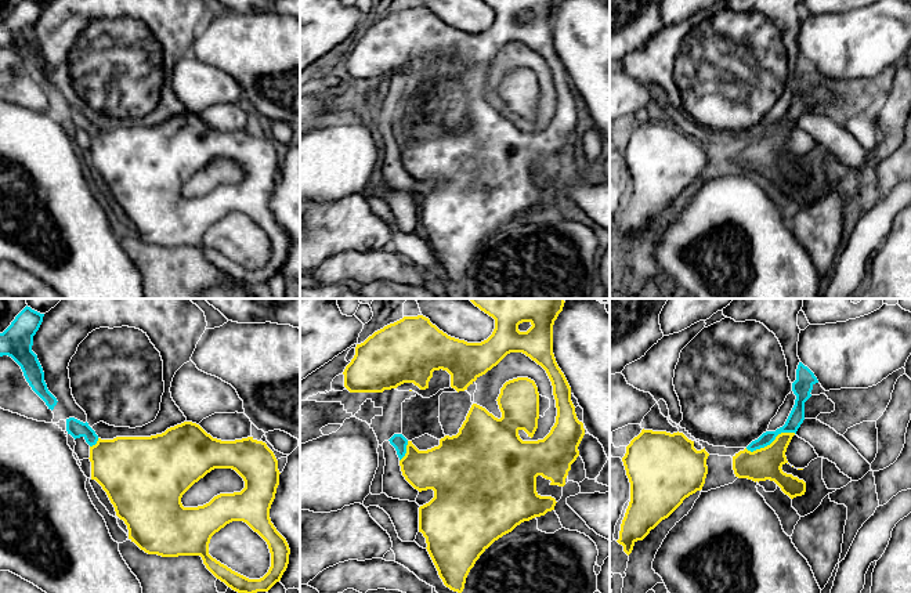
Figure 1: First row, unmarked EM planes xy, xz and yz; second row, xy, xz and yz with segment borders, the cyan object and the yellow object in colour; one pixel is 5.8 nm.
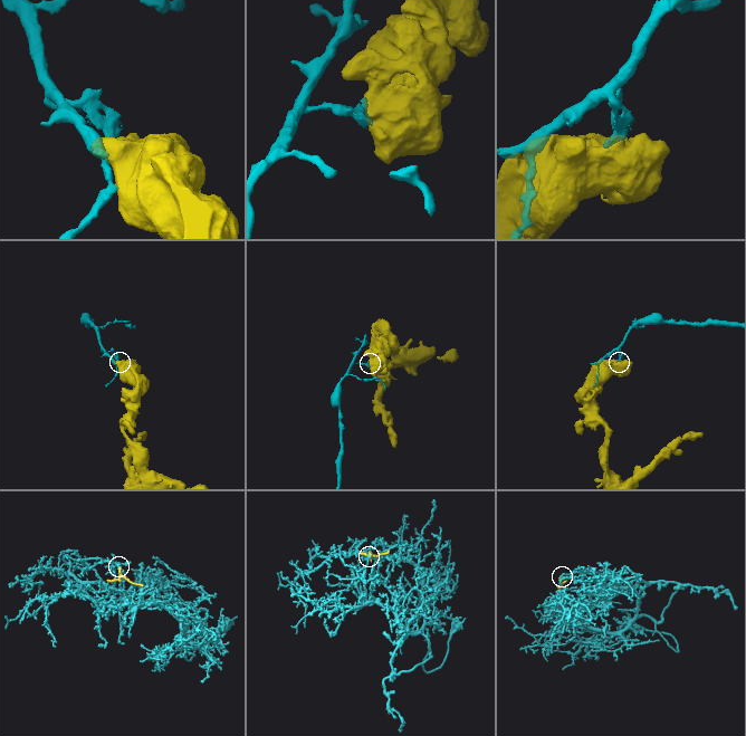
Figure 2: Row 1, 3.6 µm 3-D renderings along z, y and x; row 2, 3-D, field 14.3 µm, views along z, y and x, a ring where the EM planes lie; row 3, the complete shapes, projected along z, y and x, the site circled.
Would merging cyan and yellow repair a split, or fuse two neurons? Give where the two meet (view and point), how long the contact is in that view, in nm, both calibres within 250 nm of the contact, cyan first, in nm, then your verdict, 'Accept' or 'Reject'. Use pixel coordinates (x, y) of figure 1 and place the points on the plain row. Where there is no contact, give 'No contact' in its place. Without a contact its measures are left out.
Touches cyan at yz (770, 133). Shared border 300 nm. Thickness 90 nm (cyan) against 190 nm. Reject

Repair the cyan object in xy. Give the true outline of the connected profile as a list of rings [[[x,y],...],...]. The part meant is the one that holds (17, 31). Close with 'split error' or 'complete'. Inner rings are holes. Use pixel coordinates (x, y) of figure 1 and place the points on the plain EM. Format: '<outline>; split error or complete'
[[[22,0],[11,15],[0,23],[0,47],[8,46],[21,57],[32,80],[53,101],[58,91],[48,82],[43,58],[32,41],[33,26],[39,21],[43,7],[44,4],[35,0]]]; complete

